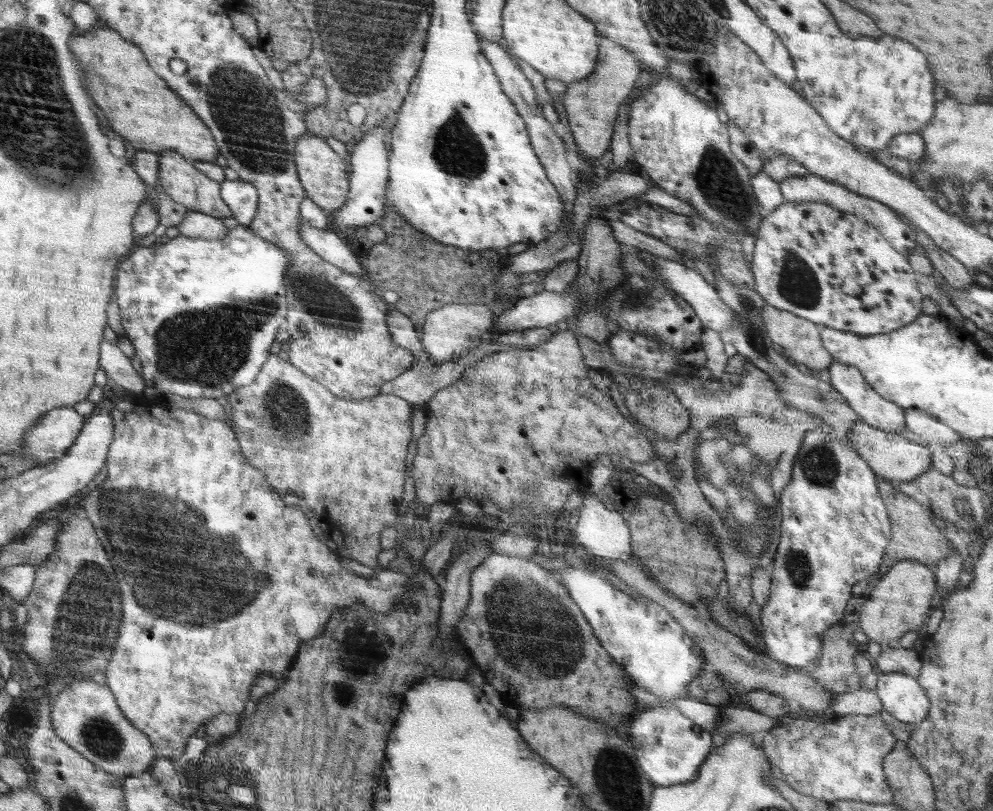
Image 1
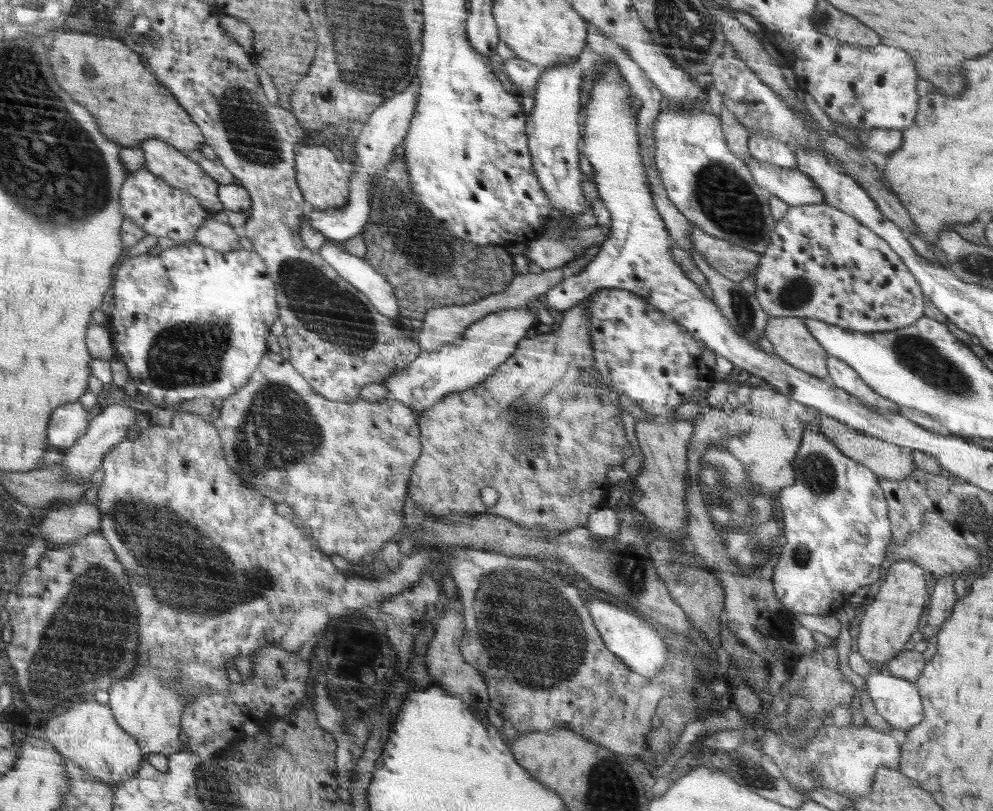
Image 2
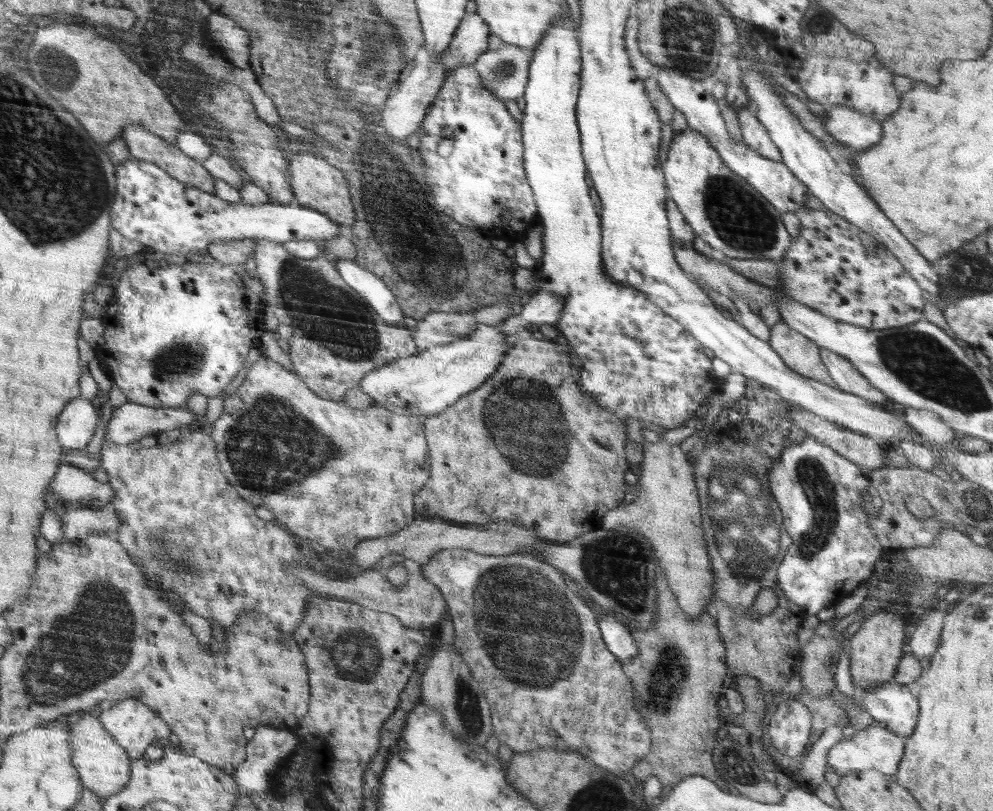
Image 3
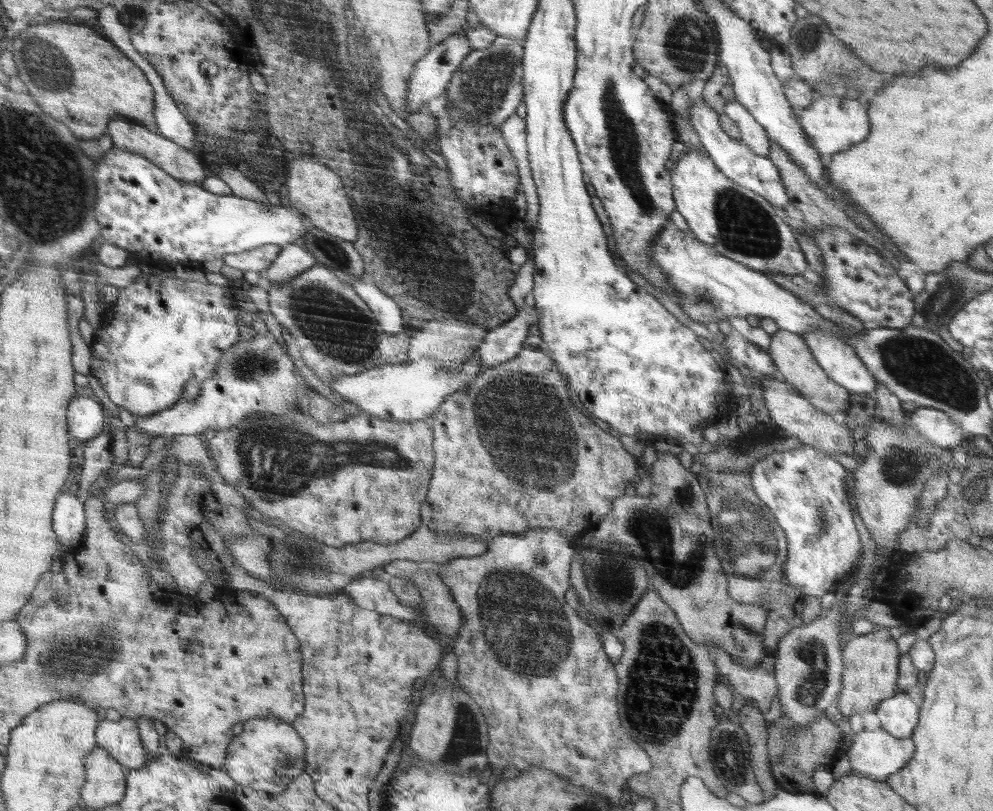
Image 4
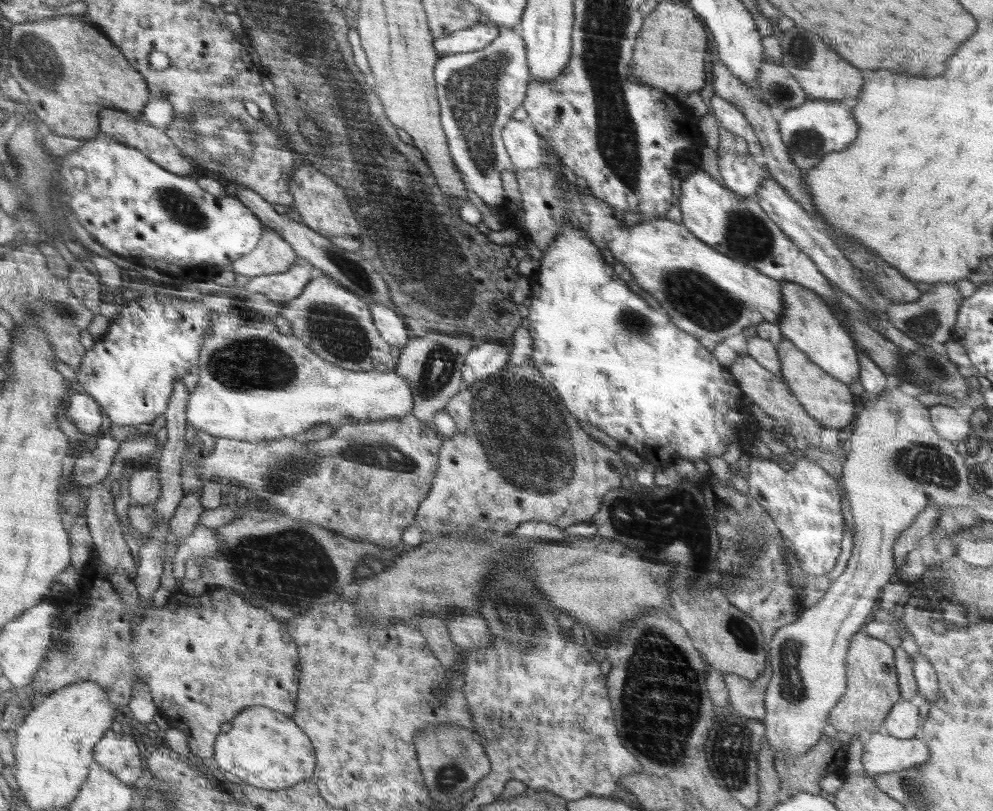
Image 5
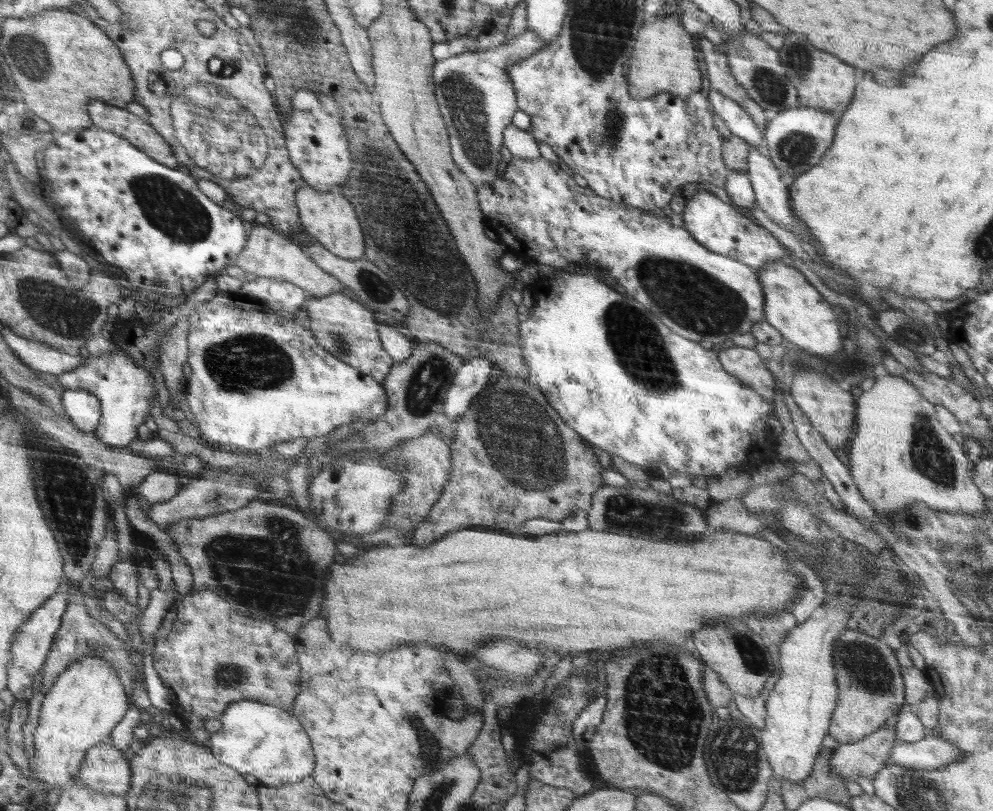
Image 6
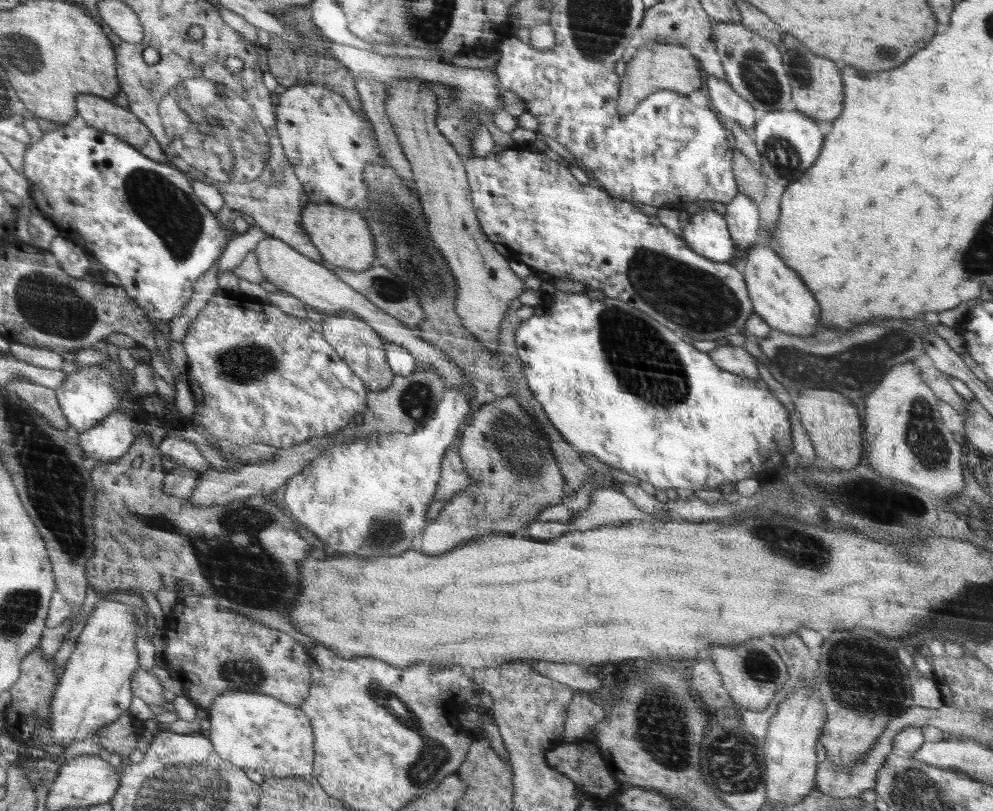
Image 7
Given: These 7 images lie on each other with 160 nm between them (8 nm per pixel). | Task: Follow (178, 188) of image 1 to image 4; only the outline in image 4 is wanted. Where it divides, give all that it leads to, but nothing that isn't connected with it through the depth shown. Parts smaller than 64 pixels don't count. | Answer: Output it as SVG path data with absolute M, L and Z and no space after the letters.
M116 118L108 124L107 134L111 135L115 148L138 154L150 162L157 163L175 179L200 185L207 178L200 156L193 151L180 147L179 143L175 143L172 139L164 138L164 135L148 130L143 124Z

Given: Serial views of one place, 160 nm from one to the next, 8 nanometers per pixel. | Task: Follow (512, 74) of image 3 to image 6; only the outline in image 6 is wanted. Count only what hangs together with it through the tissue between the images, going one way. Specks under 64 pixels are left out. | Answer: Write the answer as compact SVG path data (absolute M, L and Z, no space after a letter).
M528 30L510 41L504 40L497 48L464 52L435 61L436 94L440 94L440 112L446 129L450 132L452 159L476 188L489 187L498 174L503 132L519 109L508 70L512 68L511 64L536 54L541 49L542 40Z

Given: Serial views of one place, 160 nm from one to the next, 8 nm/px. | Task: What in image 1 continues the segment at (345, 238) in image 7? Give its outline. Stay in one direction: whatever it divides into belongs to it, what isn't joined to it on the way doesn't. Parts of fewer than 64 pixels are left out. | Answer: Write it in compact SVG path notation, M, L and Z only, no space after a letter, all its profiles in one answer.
M305 135L299 138L296 146L296 166L299 166L299 175L303 181L304 190L307 190L309 199L320 208L331 212L343 208L346 205L348 192L348 172L344 160L340 160L322 137L316 135Z

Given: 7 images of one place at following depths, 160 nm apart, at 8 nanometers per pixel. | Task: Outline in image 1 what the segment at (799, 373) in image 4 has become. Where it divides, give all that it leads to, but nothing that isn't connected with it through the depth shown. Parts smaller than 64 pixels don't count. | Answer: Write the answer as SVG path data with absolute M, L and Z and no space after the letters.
M766 302L762 307L761 317L770 340L784 349L782 354L784 357L792 358L795 362L802 362L811 370L818 372L823 372L833 363L833 356L823 347L821 341L821 326L805 318L800 318L787 310L778 310Z

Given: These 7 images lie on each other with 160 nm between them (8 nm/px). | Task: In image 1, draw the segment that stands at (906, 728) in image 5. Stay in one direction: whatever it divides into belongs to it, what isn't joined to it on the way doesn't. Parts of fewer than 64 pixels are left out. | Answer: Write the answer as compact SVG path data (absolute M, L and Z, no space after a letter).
M881 673L877 695L883 709L900 721L919 723L927 716L930 701L916 678L904 673Z

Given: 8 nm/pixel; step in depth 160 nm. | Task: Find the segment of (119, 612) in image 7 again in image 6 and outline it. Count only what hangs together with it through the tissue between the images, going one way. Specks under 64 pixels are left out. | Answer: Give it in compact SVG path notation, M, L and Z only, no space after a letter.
M92 653L69 664L44 695L39 723L33 736L35 755L28 761L32 778L36 777L46 792L51 791L55 786L59 786L62 790L70 785L87 760L88 750L101 741L108 740L112 729L122 720L129 705L130 698L127 696L126 687L107 659Z

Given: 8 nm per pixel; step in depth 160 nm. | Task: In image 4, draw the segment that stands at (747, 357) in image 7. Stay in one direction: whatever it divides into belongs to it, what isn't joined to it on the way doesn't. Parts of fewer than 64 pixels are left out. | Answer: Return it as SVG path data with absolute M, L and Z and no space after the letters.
M753 374L760 378L764 404L768 408L771 419L785 432L786 437L798 438L804 445L813 446L826 453L844 453L858 456L861 451L854 450L852 430L834 422L831 415L818 412L797 390L792 390L786 382L768 375Z

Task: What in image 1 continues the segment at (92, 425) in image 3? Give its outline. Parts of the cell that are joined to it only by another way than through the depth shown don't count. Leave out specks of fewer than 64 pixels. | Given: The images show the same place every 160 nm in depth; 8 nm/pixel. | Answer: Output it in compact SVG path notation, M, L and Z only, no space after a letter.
M60 407L46 414L27 431L22 456L31 456L36 464L45 465L62 458L78 440L82 415L72 407Z

